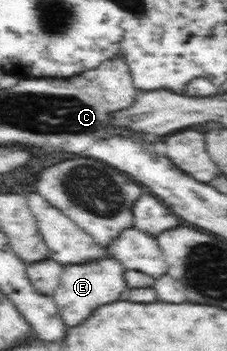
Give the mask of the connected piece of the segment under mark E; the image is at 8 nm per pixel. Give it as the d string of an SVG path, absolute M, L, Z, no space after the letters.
M113 257L84 265L63 266L59 286L55 289L52 298L66 329L82 324L96 309L120 301L120 295L128 290L123 282L123 272L121 263Z

